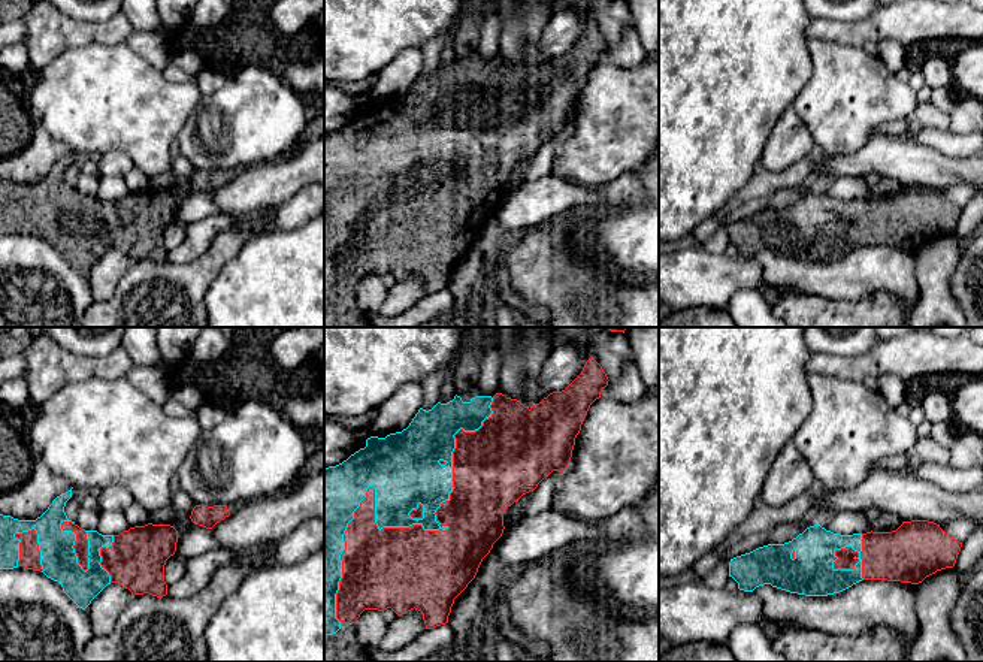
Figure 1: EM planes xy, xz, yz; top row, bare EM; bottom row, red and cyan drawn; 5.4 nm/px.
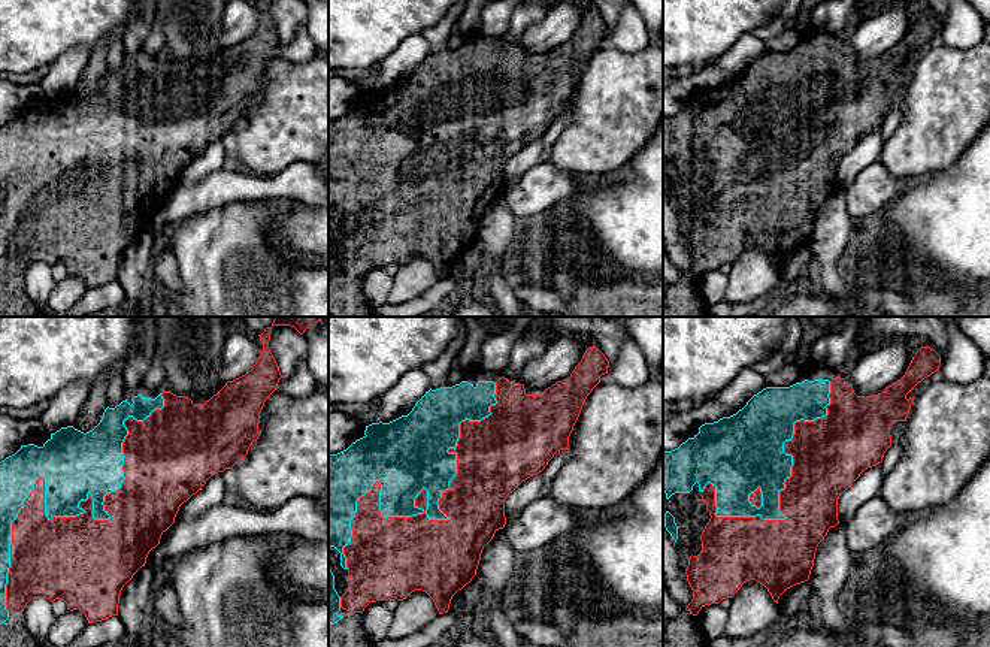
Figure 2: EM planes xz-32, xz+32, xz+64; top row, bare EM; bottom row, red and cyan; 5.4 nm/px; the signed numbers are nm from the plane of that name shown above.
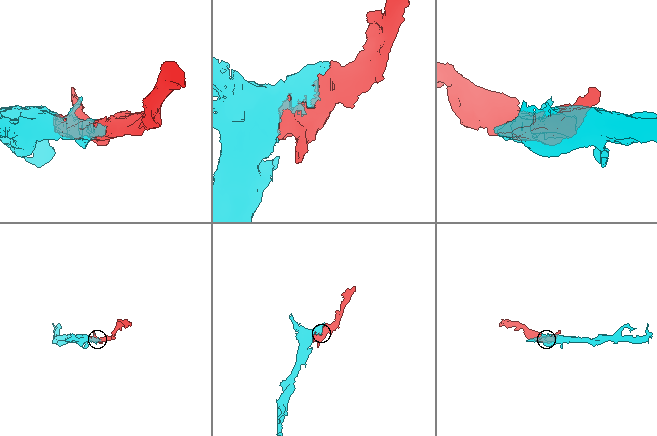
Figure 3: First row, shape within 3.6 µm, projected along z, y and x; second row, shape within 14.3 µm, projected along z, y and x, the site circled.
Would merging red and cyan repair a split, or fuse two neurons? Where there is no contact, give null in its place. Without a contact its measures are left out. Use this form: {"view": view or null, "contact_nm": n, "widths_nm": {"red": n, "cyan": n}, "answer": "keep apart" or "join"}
{"view": "xz", "contact_nm": 1450, "widths_nm": {"red": 440, "cyan": 300}, "answer": "join"}

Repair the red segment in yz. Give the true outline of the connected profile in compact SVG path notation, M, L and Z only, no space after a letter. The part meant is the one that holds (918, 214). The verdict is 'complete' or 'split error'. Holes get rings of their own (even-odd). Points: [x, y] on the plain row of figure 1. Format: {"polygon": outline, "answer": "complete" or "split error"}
{"polygon": "M928 185L902 187L892 197L866 197L840 200L826 196L820 190L807 193L802 199L784 209L768 209L750 218L737 221L729 227L729 242L738 248L738 254L753 257L756 253L771 250L772 253L805 260L828 262L840 259L862 245L887 245L919 250L937 236L953 233L961 217L962 208L946 199L940 190Z", "answer": "split error"}

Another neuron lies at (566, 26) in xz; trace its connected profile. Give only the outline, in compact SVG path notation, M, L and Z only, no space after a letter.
M557 7L542 36L533 45L548 58L565 55L583 36L590 18L572 7Z

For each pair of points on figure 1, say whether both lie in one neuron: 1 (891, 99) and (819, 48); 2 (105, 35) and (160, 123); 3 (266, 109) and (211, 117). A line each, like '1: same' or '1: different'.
1: same
2: different
3: same

